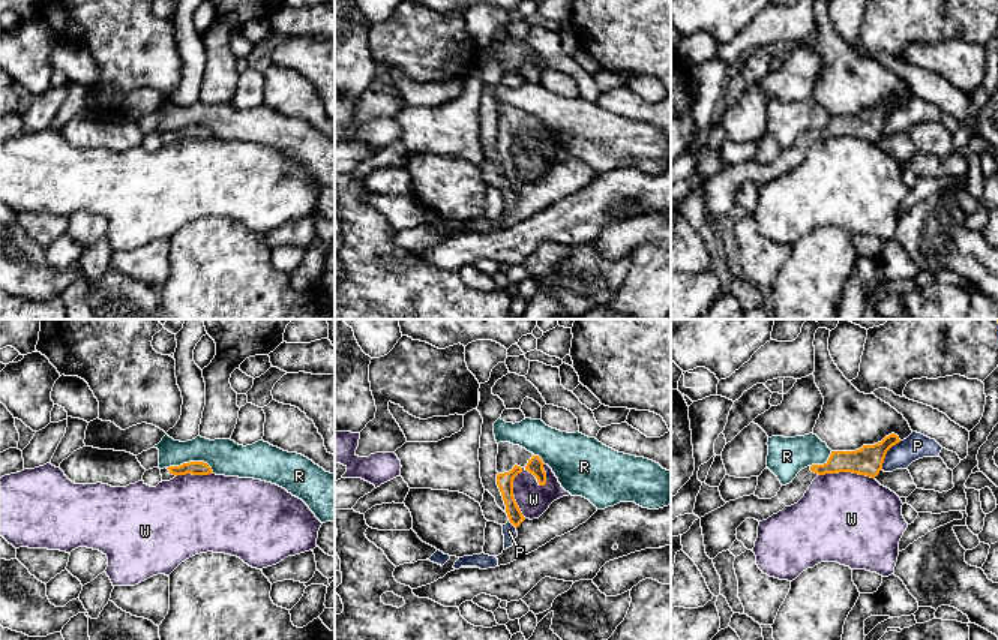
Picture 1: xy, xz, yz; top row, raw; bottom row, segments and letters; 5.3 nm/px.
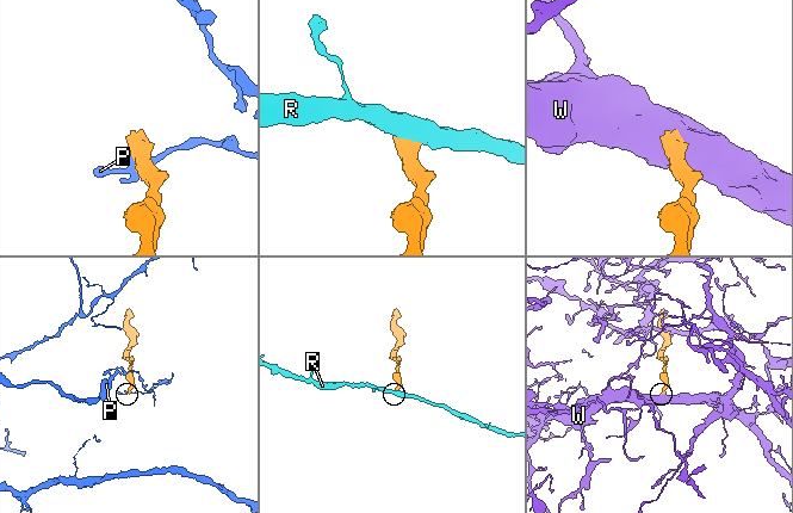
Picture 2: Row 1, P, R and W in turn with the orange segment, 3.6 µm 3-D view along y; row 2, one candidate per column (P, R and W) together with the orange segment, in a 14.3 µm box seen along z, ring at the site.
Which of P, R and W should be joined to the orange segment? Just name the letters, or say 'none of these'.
none of these

